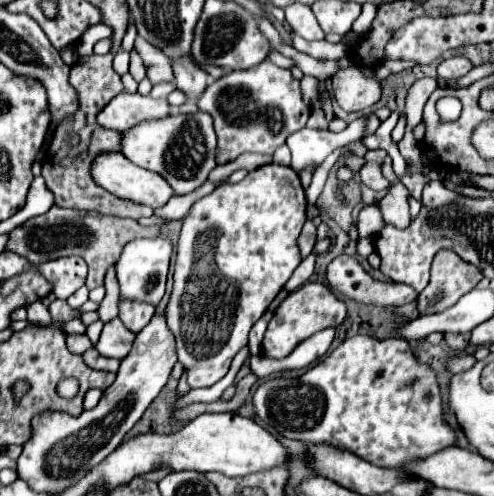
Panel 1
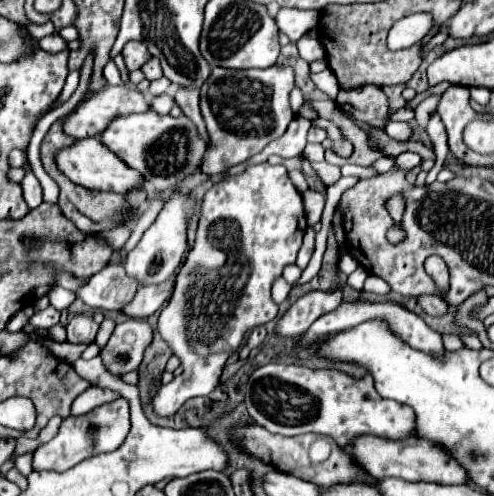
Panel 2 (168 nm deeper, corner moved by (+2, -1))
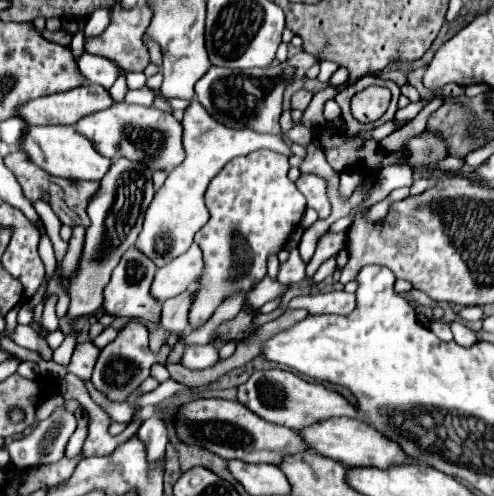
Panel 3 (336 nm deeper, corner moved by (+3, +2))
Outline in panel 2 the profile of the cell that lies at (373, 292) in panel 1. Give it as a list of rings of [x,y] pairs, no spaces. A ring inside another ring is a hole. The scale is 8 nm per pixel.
[[[419,295],[417,297],[417,303],[421,305],[421,309],[425,311],[425,313],[429,313],[429,315],[443,315],[443,313],[447,313],[451,307],[445,303],[445,301],[441,301],[437,295]]]

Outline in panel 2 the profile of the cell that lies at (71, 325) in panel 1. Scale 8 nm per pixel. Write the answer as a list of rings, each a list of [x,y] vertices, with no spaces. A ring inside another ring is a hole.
[[[89,313],[73,315],[67,325],[67,341],[69,343],[93,343],[99,325],[93,321]]]

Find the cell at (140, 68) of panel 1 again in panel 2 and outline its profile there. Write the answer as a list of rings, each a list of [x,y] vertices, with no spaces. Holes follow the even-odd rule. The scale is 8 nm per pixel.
[[[153,57],[153,59],[149,59],[143,67],[141,67],[141,71],[145,73],[145,79],[149,79],[149,81],[153,81],[153,79],[159,79],[161,75],[163,75],[163,71],[161,71],[161,65],[159,65],[159,61]]]

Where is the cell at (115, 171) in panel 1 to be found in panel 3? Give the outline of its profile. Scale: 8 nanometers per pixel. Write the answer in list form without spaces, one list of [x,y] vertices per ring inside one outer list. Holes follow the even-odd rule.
[[[28,126],[20,140],[20,150],[26,152],[28,160],[52,176],[62,176],[70,180],[100,180],[108,172],[108,158],[100,156],[84,136],[76,136],[70,126]]]

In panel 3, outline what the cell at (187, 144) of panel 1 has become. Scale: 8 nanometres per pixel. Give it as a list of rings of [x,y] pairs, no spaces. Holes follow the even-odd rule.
[[[118,102],[106,110],[80,118],[74,124],[74,130],[84,138],[88,138],[92,146],[110,160],[114,160],[116,156],[126,156],[130,160],[146,164],[152,170],[166,170],[166,172],[170,172],[184,160],[182,124],[172,114],[156,110],[154,106],[136,106]]]

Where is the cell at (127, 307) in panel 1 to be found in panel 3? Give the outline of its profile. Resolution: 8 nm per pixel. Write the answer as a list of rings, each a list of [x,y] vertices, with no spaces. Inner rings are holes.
[[[192,244],[184,254],[168,262],[166,266],[158,268],[156,280],[152,282],[152,294],[158,300],[168,300],[172,296],[182,294],[186,288],[194,286],[204,268],[204,256],[198,244]]]

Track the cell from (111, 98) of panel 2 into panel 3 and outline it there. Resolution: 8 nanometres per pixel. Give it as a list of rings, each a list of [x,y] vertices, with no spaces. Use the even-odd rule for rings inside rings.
[[[84,84],[76,90],[28,100],[18,106],[16,116],[30,126],[46,126],[46,124],[72,126],[76,124],[76,120],[92,112],[104,110],[112,104],[114,100],[110,98],[108,90],[104,90],[98,84]]]

